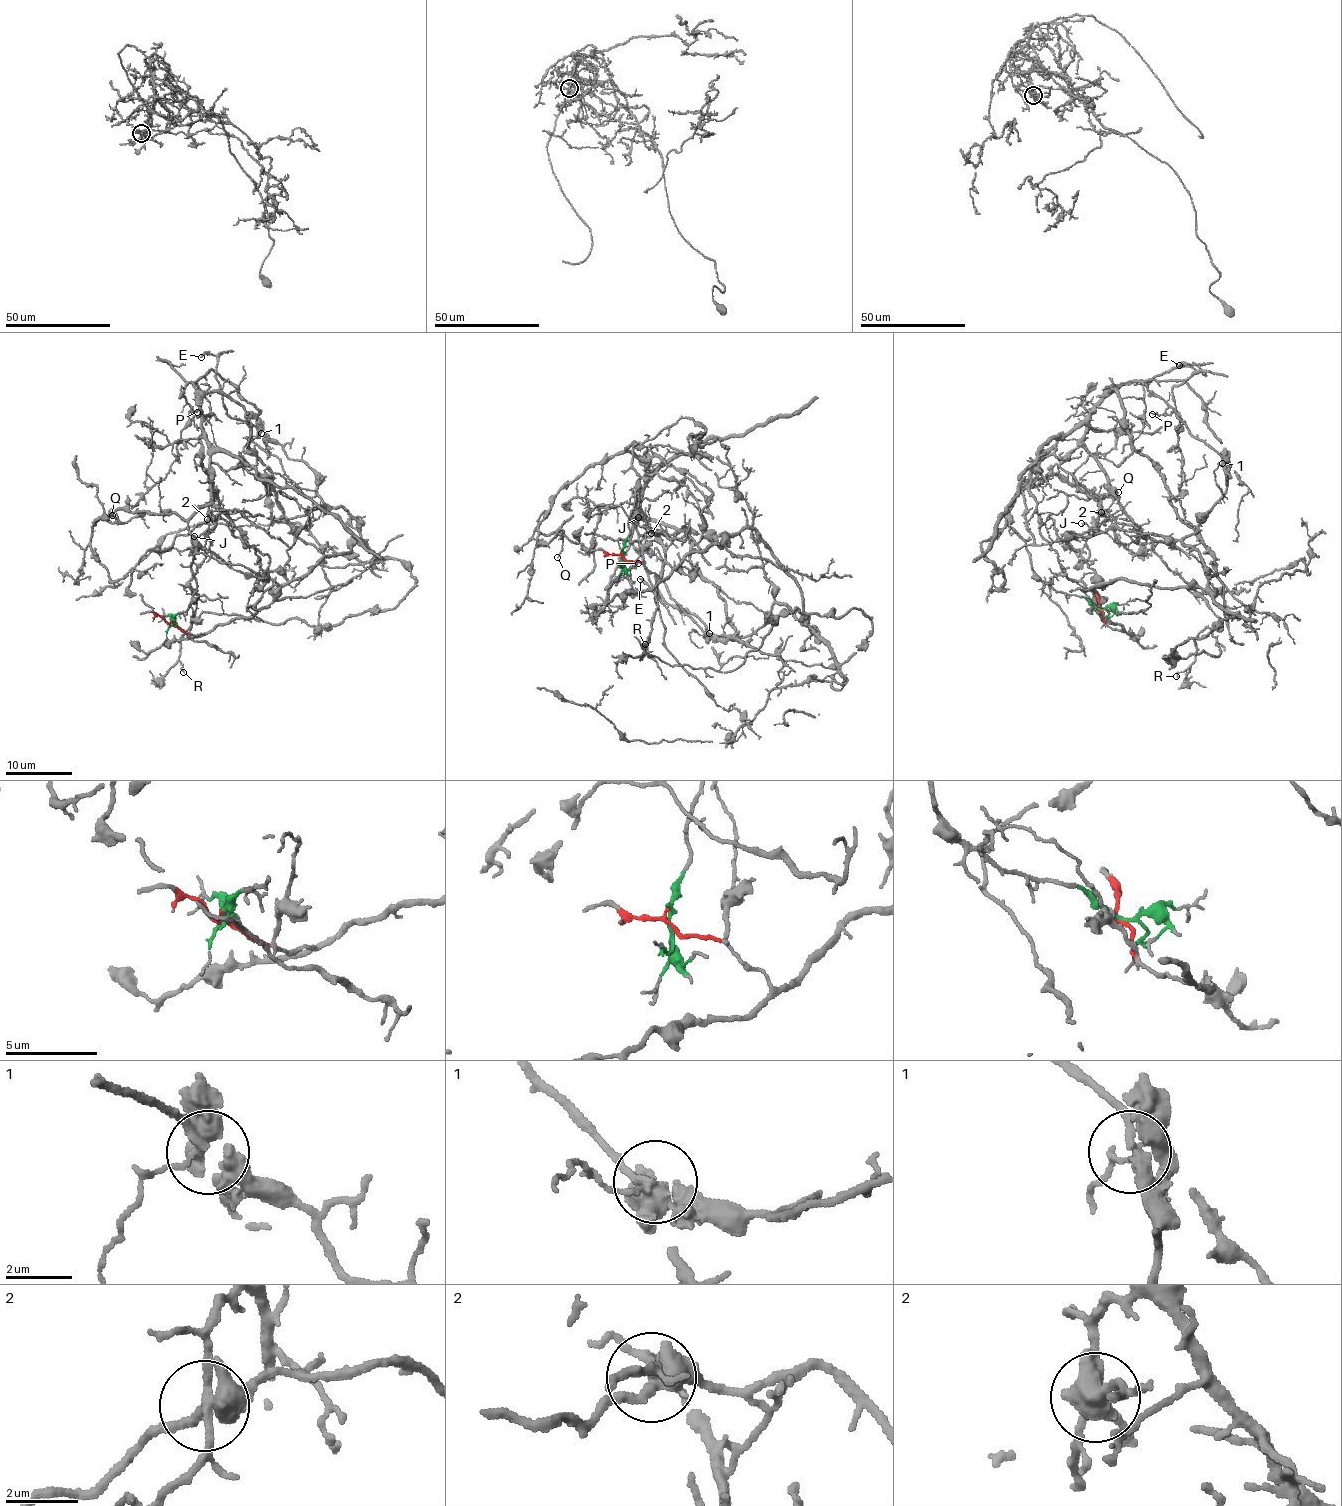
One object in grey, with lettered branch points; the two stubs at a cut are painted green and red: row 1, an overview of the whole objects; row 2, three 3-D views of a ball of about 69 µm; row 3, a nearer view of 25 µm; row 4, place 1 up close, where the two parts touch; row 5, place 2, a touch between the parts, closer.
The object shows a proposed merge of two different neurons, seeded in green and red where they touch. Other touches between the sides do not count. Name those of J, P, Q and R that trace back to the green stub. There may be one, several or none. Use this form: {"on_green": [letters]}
{"on_green": ["J", "P", "Q"]}

